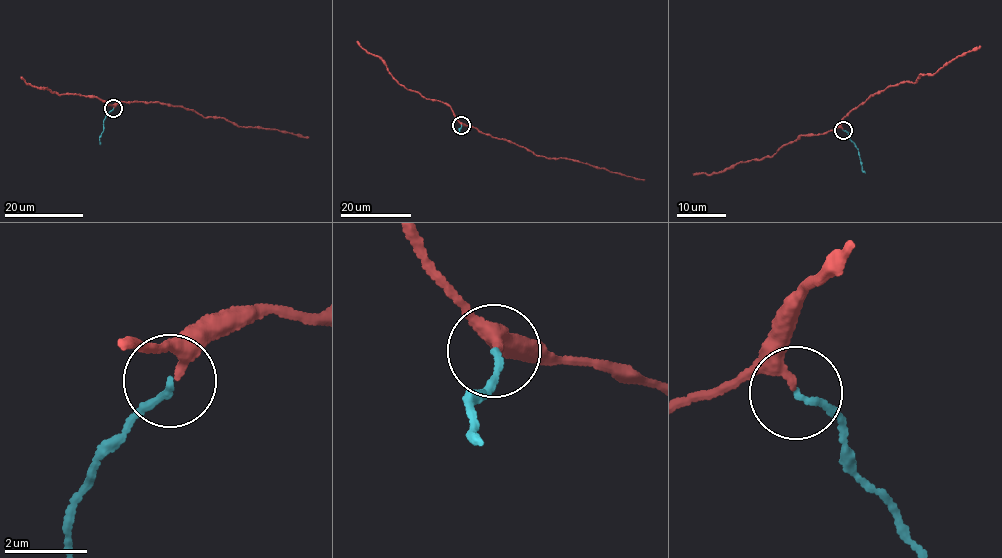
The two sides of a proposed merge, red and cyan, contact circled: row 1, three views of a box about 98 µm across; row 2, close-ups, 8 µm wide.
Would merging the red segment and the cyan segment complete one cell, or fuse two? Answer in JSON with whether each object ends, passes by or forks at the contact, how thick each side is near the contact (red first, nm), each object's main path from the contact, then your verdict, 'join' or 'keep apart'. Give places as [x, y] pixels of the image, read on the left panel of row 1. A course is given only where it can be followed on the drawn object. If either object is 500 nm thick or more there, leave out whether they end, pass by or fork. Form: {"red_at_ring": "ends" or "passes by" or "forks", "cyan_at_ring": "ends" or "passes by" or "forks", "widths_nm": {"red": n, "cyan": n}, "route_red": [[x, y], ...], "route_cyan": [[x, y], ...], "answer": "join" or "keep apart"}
{"red_at_ring": "passes by", "cyan_at_ring": "ends", "widths_nm": {"red": 220, "cyan": 140}, "route_red": [[113, 108], [122, 102], [165, 103], [185, 108], [203, 117], [225, 118], [239, 127], [272, 129], [309, 137]], "route_cyan": [[113, 109], [103, 121], [100, 144]], "answer": "join"}

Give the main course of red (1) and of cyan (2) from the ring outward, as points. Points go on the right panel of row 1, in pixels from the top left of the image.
1: (842, 130), (843, 118), (874, 93), (906, 81), (914, 83), (921, 73), (934, 75), (951, 60), (980, 45)
2: (843, 130), (847, 130), (858, 150), (865, 172)

